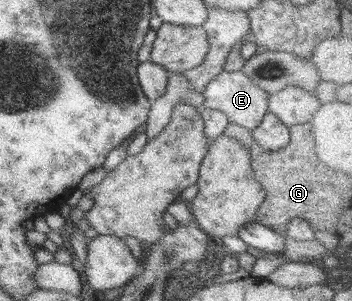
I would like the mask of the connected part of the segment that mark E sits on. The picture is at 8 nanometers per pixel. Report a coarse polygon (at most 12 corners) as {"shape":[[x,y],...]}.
{"shape":[[241,71],[207,83],[198,108],[255,130],[270,93]]}

